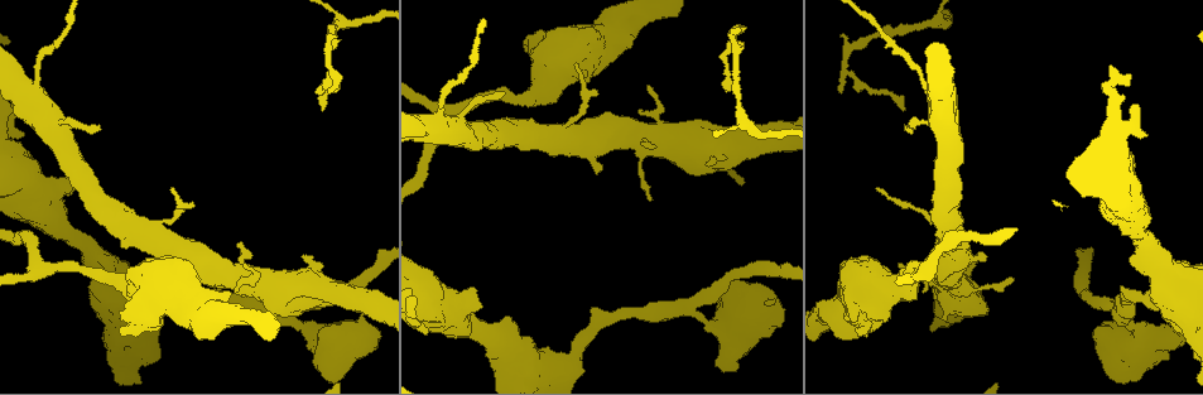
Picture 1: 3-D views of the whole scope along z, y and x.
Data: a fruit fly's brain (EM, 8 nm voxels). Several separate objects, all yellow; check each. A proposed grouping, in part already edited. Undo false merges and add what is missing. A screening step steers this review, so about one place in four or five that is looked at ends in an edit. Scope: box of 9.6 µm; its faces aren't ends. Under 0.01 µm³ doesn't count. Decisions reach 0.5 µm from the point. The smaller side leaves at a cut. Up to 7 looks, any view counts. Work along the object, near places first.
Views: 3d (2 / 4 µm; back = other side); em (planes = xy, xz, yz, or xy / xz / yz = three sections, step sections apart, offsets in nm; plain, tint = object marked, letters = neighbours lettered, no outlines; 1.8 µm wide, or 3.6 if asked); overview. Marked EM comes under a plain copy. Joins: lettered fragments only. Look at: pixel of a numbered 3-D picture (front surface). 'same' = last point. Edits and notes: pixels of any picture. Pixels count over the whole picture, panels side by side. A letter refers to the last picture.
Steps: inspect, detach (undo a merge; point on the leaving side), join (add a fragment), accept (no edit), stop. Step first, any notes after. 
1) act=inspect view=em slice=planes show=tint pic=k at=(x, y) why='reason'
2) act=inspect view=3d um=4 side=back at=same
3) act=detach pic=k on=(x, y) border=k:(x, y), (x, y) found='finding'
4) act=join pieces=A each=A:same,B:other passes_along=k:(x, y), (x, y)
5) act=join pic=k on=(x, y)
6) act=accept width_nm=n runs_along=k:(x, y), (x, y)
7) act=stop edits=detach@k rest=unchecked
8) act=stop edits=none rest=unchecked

act=inspect view=3d um=4 pic=1 at=(549, 80) why='thick turns thin'

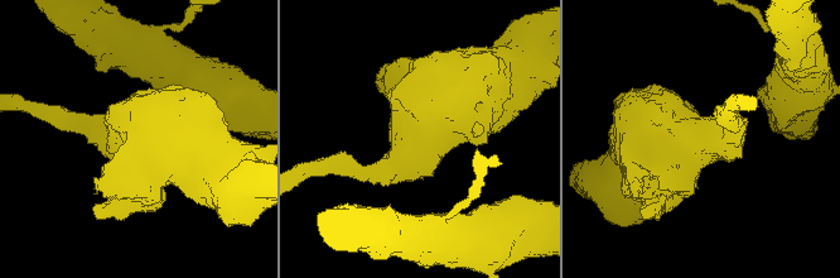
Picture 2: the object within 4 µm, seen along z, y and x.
act=inspect view=em um=3.6 slice=yz step=8 show=tint pic=2 at=(423, 133) why='shape alone is not enough'

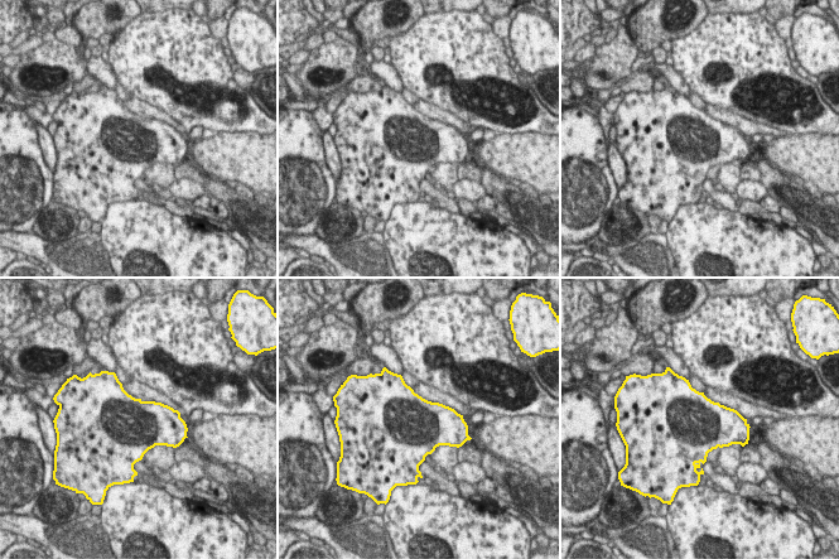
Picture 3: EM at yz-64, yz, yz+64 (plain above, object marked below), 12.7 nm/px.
act=inspect view=em um=3.6 slice=planes show=letters at=same why='cut it another way'

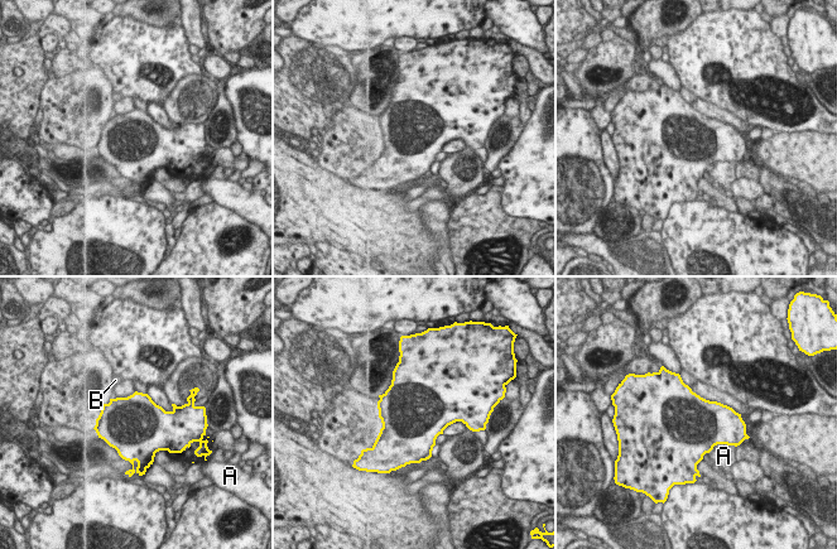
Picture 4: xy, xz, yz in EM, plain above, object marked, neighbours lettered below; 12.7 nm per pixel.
act=accept longest_contact=A:320nm each=A:other,B:other border=4:(731, 444), (716, 444), (708, 453) found='all the same neuron'

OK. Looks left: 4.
act=inspect view=em slice=planes show=letters pic=1 at=(575, 63) why='branch stops here'

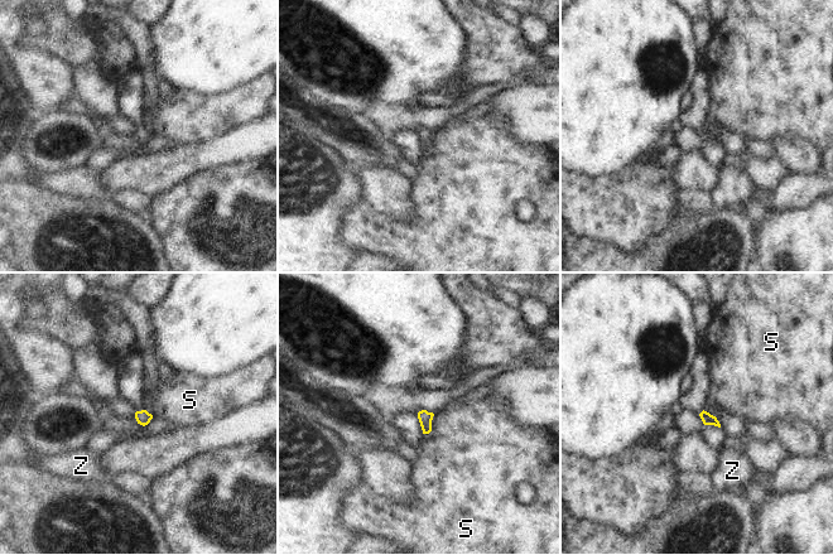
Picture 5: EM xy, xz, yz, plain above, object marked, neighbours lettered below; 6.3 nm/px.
act=accept longest_contact=S:150nm each=S:other,Z:other border=5:(434, 414), (431, 430), (423, 434) found='none of them fits'

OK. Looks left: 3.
act=inspect view=em slice=yz step=4 show=tint pic=1 at=(906, 127) why='free end'

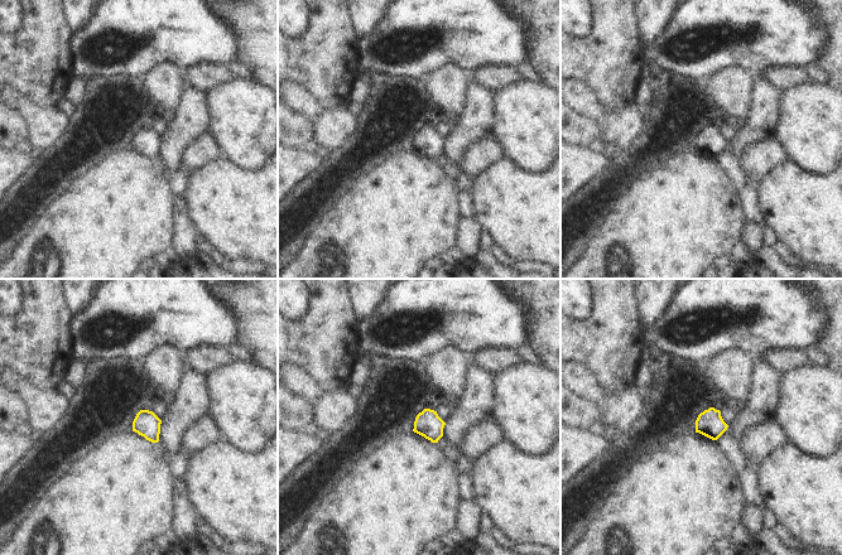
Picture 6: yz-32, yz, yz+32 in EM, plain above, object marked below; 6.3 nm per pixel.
act=inspect view=em slice=planes show=letters at=same

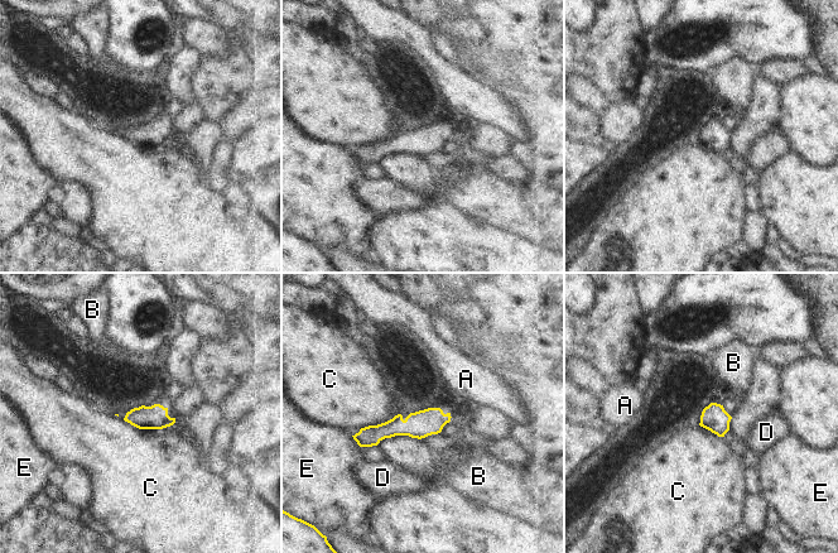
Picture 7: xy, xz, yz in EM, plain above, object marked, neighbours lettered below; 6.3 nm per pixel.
act=accept longest_contact=C:320nm each=A:other,B:other,C:other,D:other,E:other runs_along=7:(447, 417), (357, 437) found='none of them fits'

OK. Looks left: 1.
act=stop edits=none rest=unchecked

